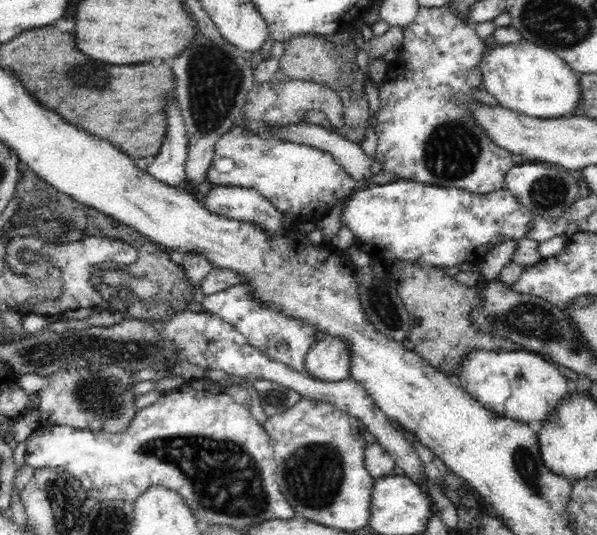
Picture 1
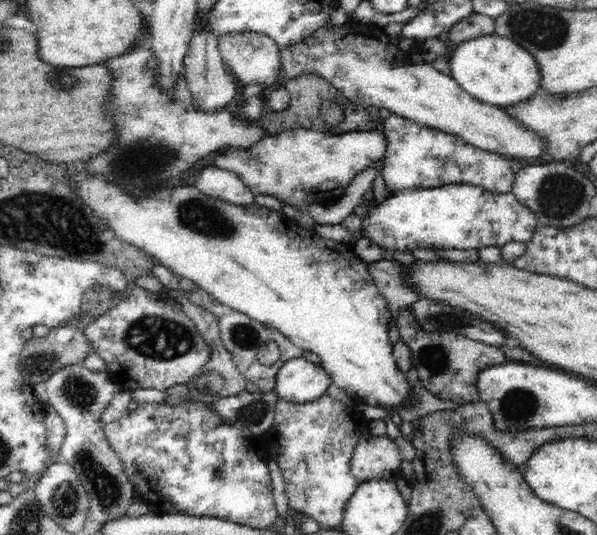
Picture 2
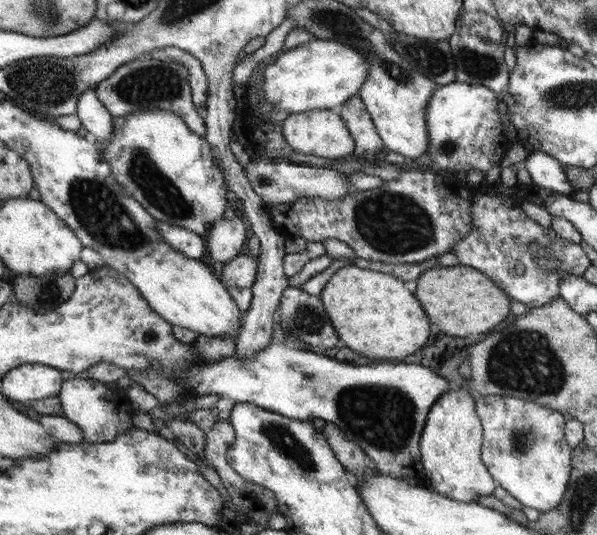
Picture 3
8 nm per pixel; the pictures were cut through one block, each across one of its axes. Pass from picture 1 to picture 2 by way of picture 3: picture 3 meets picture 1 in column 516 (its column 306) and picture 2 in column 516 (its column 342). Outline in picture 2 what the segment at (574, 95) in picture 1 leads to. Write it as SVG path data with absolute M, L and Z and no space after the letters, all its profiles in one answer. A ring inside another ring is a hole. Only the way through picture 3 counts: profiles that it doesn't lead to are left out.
M492 34L477 36L458 43L447 60L451 77L470 97L479 102L506 108L526 102L541 91L541 75L537 60L520 44Z

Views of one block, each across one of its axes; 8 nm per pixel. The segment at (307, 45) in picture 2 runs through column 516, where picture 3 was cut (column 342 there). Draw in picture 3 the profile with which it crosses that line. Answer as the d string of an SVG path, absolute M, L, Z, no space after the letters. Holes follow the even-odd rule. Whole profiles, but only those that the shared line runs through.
M309 110L299 114L290 114L283 121L282 129L286 140L296 153L343 160L352 157L356 148L355 140L337 110Z

